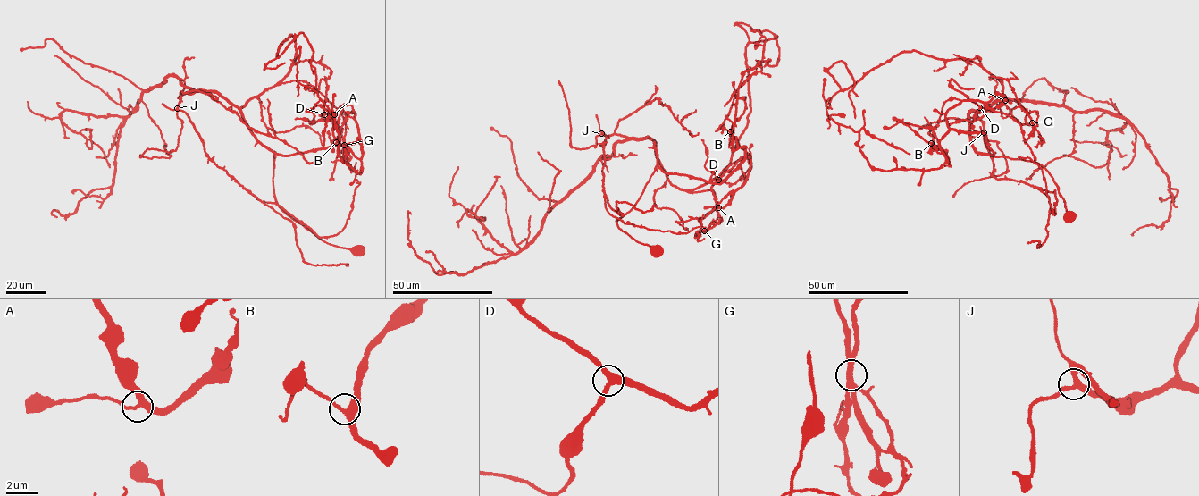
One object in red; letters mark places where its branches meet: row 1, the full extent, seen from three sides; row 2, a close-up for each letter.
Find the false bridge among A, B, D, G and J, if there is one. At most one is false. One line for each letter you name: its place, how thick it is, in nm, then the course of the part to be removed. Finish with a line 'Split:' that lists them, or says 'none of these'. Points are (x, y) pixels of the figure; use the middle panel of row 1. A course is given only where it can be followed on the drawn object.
G: (704, 231) | 320 nm
Split: G

